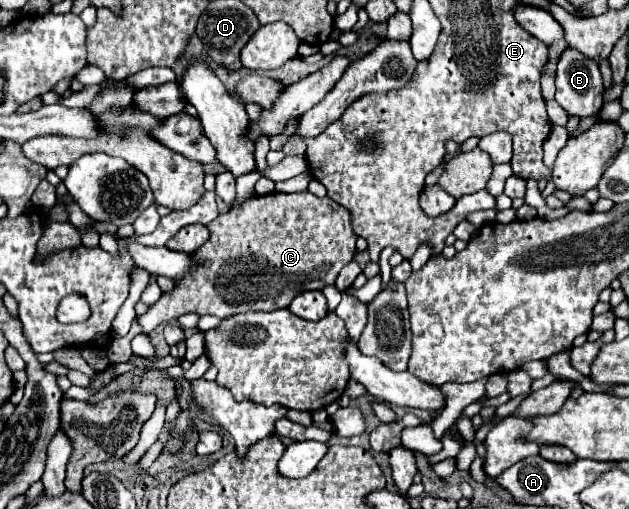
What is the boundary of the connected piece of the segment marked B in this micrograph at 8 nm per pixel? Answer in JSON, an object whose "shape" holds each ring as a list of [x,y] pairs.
{"shape":[[[568,47],[558,61],[556,75],[556,101],[560,107],[578,119],[592,117],[602,109],[602,93],[604,85],[598,65]]]}

